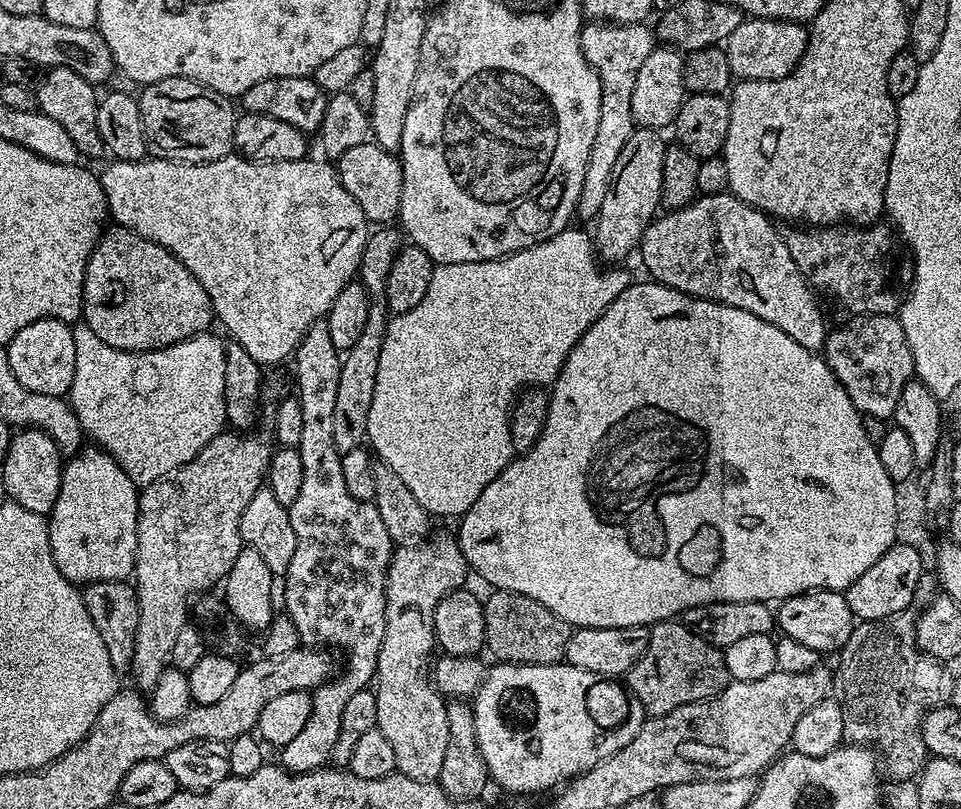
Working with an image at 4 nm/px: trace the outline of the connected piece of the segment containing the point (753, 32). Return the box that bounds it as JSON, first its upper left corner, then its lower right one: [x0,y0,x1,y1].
[723,18,808,81]

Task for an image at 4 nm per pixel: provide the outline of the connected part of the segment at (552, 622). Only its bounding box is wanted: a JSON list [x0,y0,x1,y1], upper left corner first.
[484,590,574,666]

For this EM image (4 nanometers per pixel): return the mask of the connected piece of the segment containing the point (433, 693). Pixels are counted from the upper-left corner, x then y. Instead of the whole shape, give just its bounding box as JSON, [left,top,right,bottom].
[374,532,470,782]

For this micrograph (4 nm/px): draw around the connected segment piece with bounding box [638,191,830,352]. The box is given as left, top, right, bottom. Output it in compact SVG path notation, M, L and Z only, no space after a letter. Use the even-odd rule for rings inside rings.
M727 191L716 196L700 196L684 208L673 208L657 215L640 239L638 257L655 283L700 300L714 300L717 304L729 304L738 310L746 310L754 314L754 318L762 318L762 322L770 322L770 326L778 326L782 334L790 334L798 346L820 352L830 328L824 325L824 316L816 301L817 293L802 270L794 266L794 258L790 258L790 250L786 250L783 235L779 231L776 233L771 223L775 224L759 208L750 207Z

